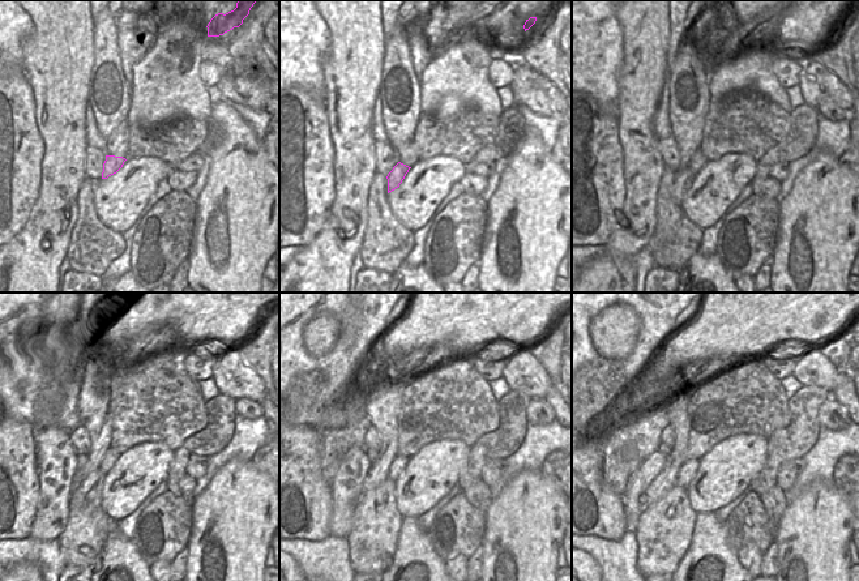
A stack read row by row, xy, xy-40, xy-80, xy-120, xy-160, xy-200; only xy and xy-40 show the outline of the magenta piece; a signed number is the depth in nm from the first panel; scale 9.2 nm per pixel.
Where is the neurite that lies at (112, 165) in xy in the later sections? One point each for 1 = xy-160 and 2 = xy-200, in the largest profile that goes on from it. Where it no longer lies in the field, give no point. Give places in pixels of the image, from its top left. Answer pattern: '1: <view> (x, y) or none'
1: xy-160 (376, 524)
2: xy-200 (665, 529)

